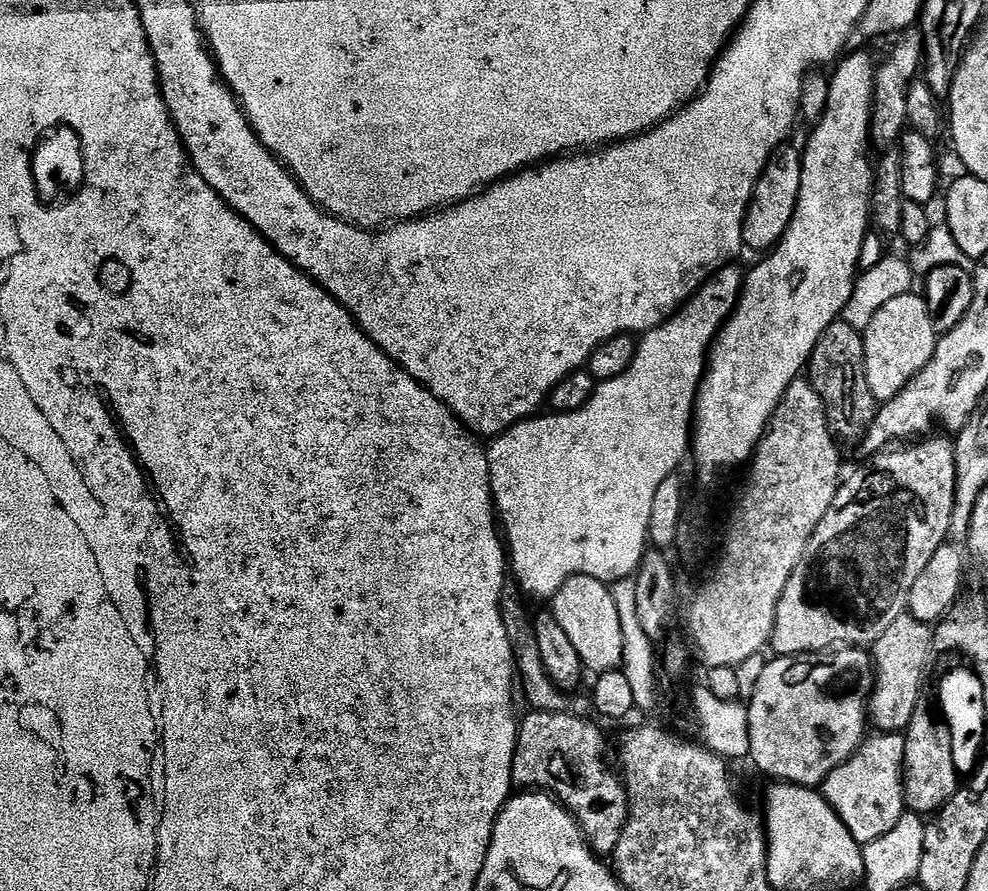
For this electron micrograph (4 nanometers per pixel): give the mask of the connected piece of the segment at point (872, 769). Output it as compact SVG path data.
M872 734L842 766L835 768L822 785L828 807L840 819L844 830L863 846L893 830L906 813L904 802L904 736Z

